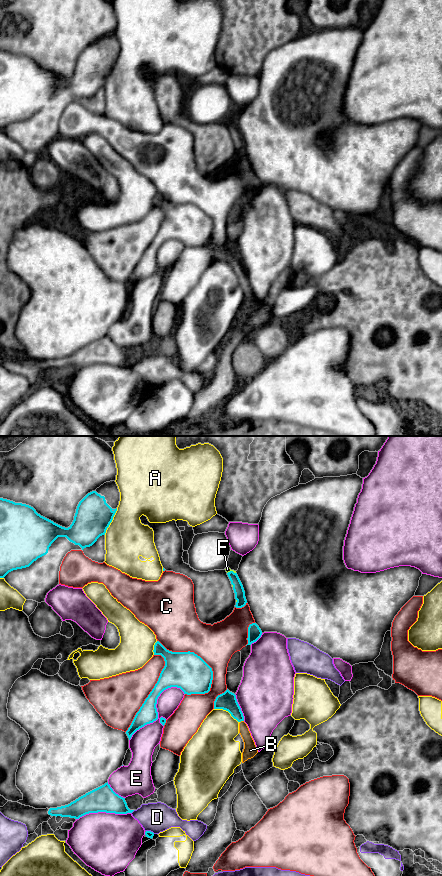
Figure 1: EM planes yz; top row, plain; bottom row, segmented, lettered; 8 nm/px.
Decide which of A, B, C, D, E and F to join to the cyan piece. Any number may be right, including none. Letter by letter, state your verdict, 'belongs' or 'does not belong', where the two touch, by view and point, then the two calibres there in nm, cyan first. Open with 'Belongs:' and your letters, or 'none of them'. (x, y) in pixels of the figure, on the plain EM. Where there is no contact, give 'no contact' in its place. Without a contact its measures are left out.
Belongs: B, F
A: does not belong | yz (111, 73) | 300/340 nm
B: belongs | yz (241, 272) | 150/110 nm
C: does not belong | yz (194, 205) | 300/380 nm
D: does not belong | yz (132, 363) | 200/240 nm
E: does not belong | yz (156, 261) | 150/190 nm
F: belongs | yz (231, 123) | 80/40 nm

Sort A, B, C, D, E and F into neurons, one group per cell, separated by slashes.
A / B F / C / D / E

